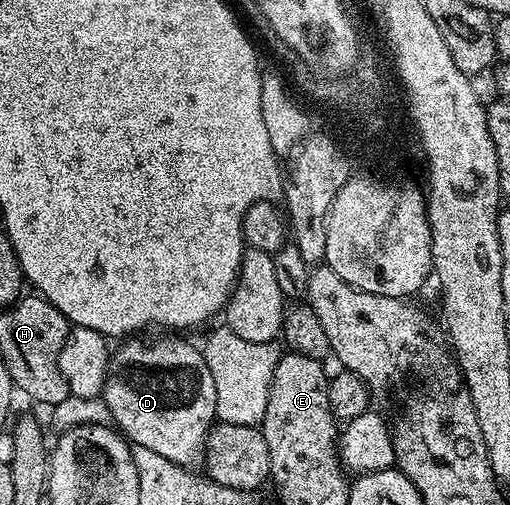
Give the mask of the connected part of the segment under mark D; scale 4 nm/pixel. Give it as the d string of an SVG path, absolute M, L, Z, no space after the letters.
M160 335L153 345L147 345L146 342L140 341L144 339L128 339L120 345L111 350L108 358L108 373L104 383L104 389L102 392L102 400L108 408L109 418L114 422L115 428L119 430L121 434L133 446L141 445L146 447L147 450L156 451L159 455L163 455L165 459L168 459L170 463L176 463L181 465L182 468L192 471L195 470L195 465L205 460L206 453L206 442L208 439L208 431L212 428L214 422L217 420L215 413L215 389L213 376L210 375L210 369L206 365L206 359L203 357L201 350L195 345L192 346L188 341L179 341L179 336L176 335Z

